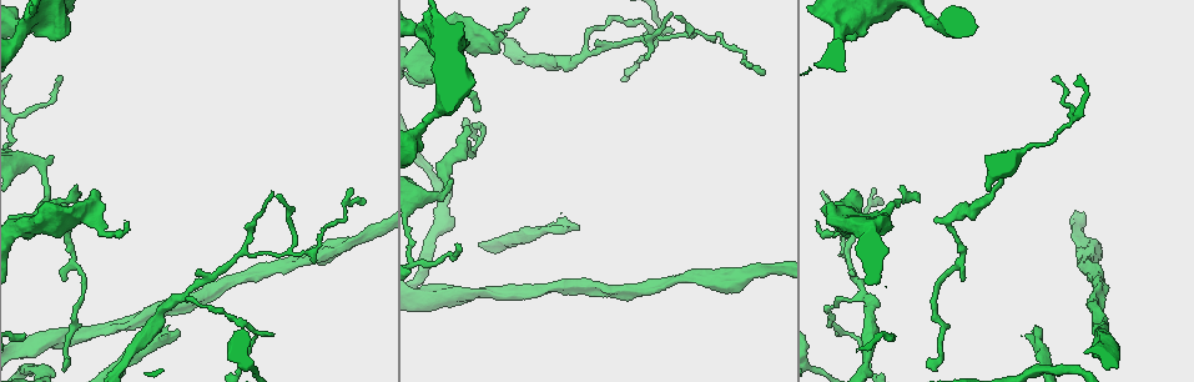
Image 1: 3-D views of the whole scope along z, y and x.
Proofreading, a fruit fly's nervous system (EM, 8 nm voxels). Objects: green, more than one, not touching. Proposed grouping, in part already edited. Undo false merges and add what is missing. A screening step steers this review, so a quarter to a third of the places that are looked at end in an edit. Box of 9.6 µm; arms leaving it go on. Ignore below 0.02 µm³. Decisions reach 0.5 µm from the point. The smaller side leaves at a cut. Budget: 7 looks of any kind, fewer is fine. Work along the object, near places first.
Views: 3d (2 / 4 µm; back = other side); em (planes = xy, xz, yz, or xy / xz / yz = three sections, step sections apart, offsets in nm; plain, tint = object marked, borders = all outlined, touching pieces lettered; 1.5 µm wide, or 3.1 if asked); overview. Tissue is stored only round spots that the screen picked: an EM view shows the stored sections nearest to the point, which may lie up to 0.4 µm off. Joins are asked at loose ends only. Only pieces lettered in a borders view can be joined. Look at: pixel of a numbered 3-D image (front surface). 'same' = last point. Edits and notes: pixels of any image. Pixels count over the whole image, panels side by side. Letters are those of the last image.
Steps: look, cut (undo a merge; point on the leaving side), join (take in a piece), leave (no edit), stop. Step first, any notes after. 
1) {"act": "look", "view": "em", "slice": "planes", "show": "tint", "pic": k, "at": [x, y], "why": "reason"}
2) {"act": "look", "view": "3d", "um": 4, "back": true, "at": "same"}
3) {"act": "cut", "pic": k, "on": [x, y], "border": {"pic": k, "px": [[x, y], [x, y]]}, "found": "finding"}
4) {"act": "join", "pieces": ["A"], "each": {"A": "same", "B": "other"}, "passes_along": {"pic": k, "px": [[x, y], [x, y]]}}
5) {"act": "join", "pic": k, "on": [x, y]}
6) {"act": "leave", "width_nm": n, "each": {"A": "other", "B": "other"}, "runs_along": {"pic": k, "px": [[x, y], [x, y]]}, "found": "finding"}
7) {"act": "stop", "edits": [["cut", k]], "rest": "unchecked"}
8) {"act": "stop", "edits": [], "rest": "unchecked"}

{"act": "look", "view": "em", "slice": "xz", "step": 4, "show": "tint", "pic": 1, "at": [845, 254], "why": "two arms in line, one across"}

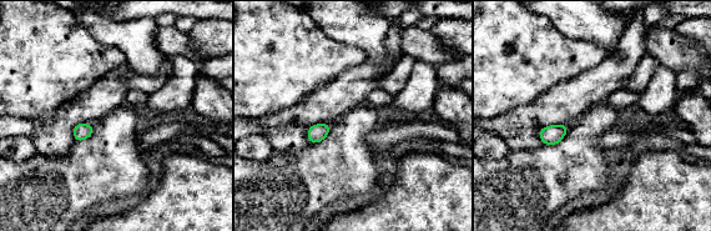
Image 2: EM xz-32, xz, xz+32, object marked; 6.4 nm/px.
{"act": "look", "view": "em", "slice": "planes", "show": "borders", "at": "same"}

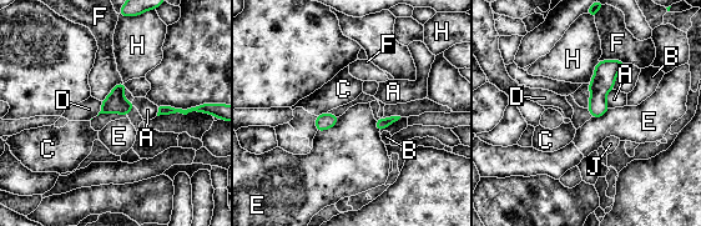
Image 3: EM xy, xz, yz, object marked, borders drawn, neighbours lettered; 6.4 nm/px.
{"act": "leave", "width_nm": 60, "each": {"A": "other", "B": "other", "C": "other", "D": "other", "E": "other", "F": "other", "H": "other", "J": "other"}, "found": "continuous, no second neuron"}

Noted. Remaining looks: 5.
{"act": "look", "view": "3d", "um": 4, "pic": 1, "at": [816, 224], "why": "tapers out"}

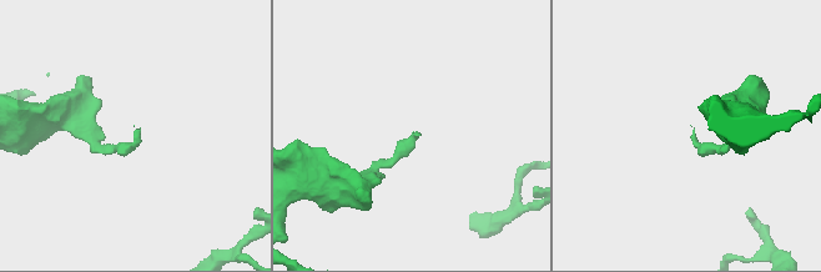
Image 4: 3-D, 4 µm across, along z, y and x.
{"act": "look", "view": "em", "slice": "xz", "step": 8, "show": "tint", "pic": 4, "at": [419, 132], "why": "shape alone is not enough"}

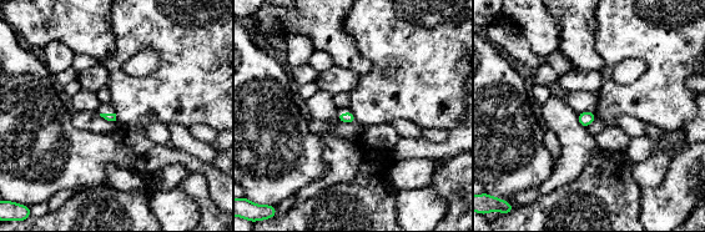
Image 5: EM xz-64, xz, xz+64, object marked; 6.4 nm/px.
{"act": "look", "view": "em", "slice": "xz", "step": 8, "show": "borders", "at": "same"}

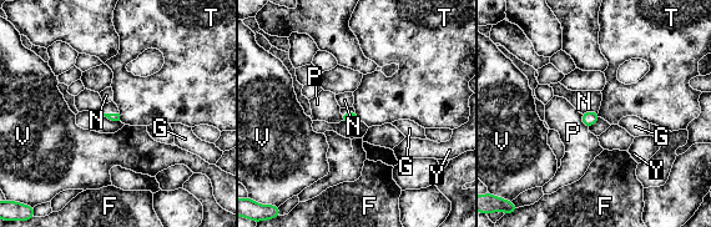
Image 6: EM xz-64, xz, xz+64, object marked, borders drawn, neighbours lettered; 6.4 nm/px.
{"act": "join", "pieces": ["Y"], "each": {"F": "other", "G": "other", "N": "other", "P": "other", "T": "other", "V": "other", "Y": "same"}, "passes_along": {"pic": 6, "px": [[111, 116], [111, 114], [111, 107]]}, "found": "the neuron continues"}

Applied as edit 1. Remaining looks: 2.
{"act": "stop", "edits": [["join", 6]], "rest": "unchecked"}

